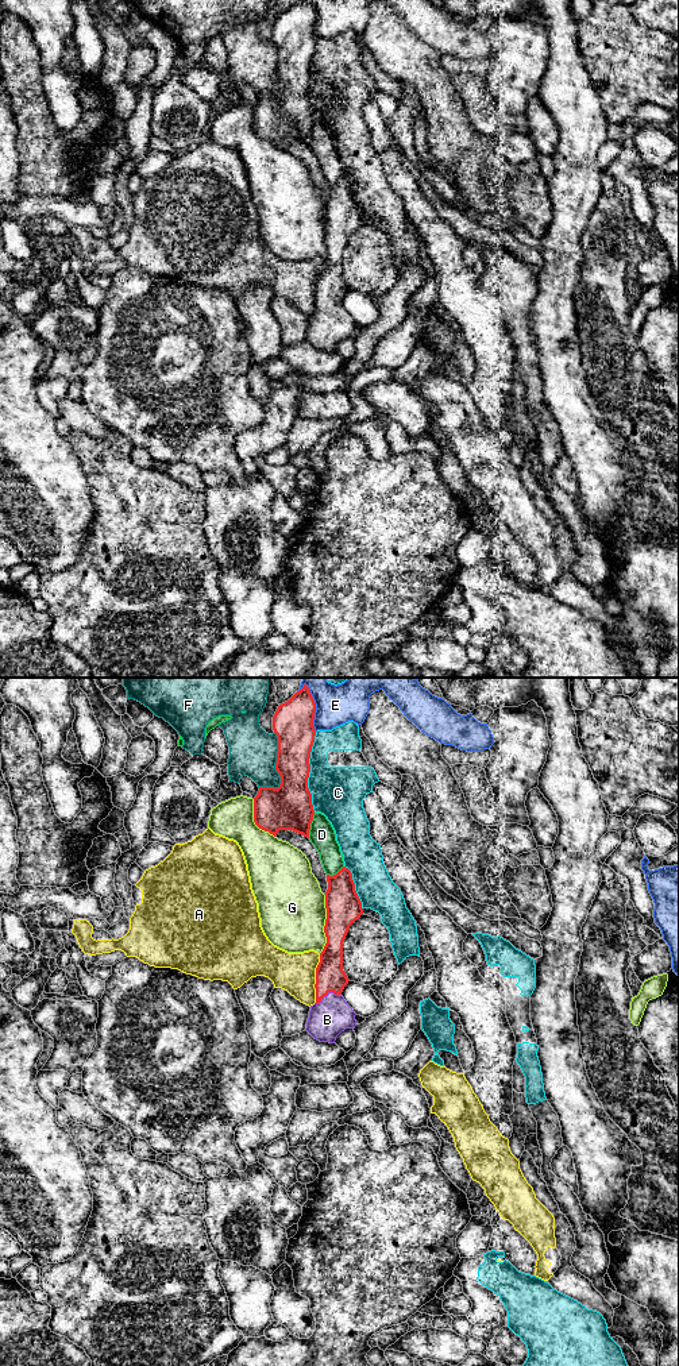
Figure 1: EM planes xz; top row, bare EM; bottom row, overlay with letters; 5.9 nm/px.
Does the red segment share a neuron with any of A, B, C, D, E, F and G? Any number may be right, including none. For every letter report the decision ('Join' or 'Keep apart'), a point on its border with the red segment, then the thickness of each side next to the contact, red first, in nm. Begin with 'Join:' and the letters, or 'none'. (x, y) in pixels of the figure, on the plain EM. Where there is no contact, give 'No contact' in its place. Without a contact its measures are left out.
Join: B
A: Keep apart. Touches red at xz (316, 288). Thickness 180 nm (red) against 240 nm
B: Join. Touches red at xz (327, 303). Thickness 180 nm (red) against 220 nm
C: Keep apart. Touches red at xz (309, 80). Thickness 280 nm (red) against 320 nm
D: Keep apart. Touches red at xz (309, 134). Thickness 280 nm (red) against 160 nm
E: Keep apart. Touches red at xz (315, 20). Thickness 240 nm (red) against 200 nm
F: Keep apart. Touches red at xz (276, 77). Thickness 280 nm (red) against 280 nm
G: Keep apart. Touches red at xz (326, 234). Thickness 220 nm (red) against 400 nm

